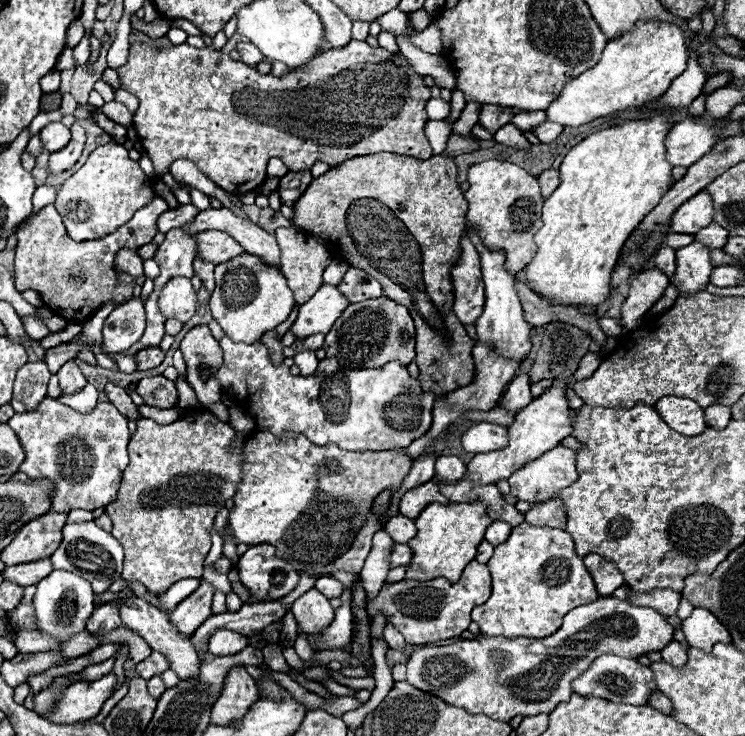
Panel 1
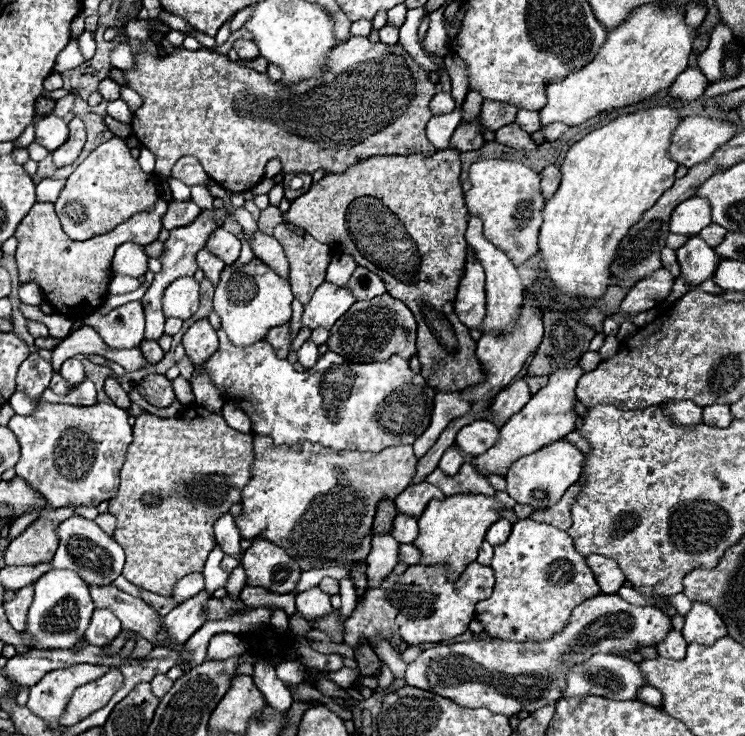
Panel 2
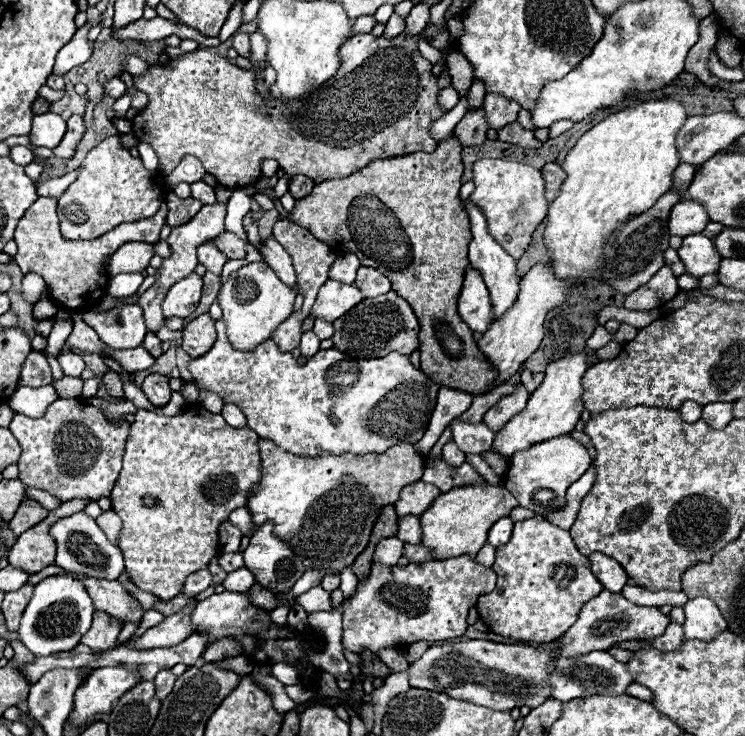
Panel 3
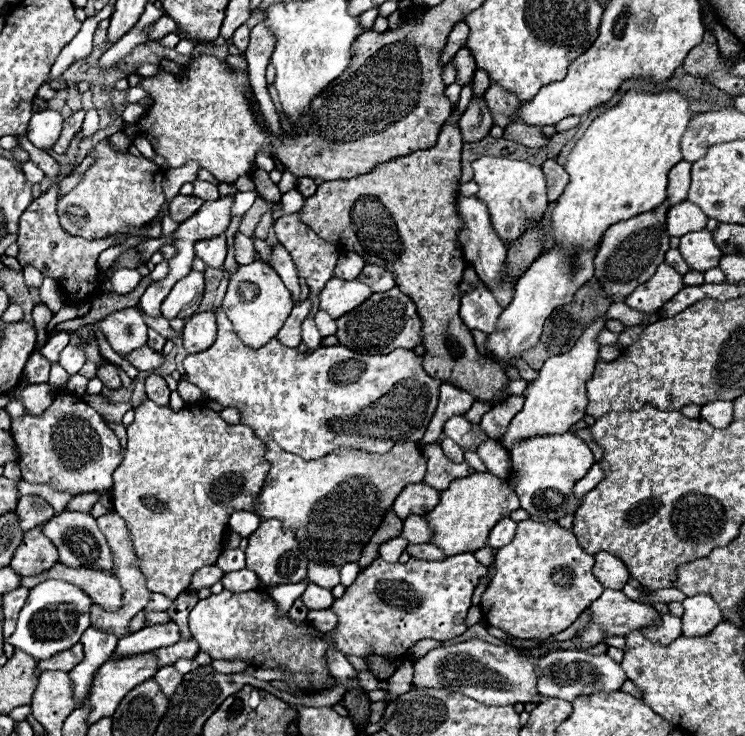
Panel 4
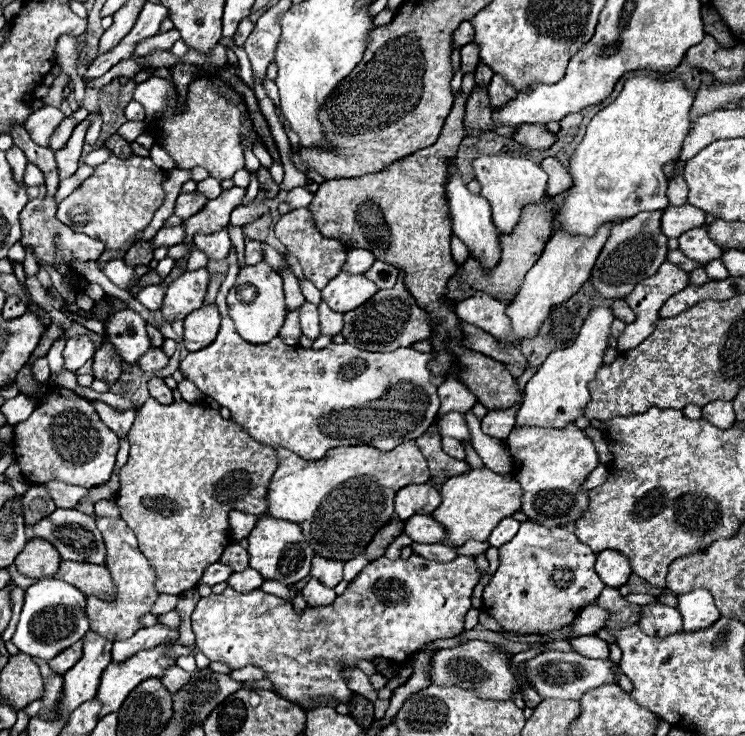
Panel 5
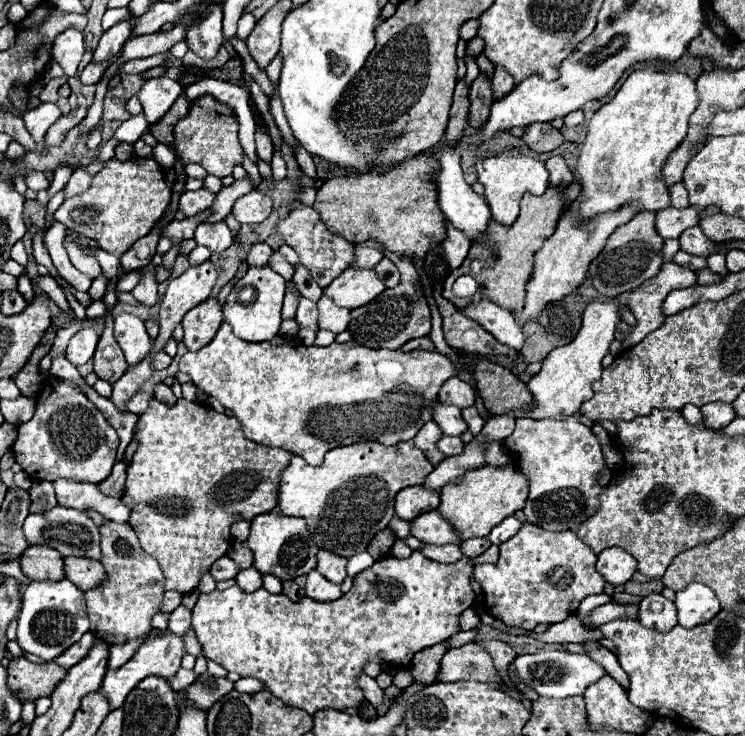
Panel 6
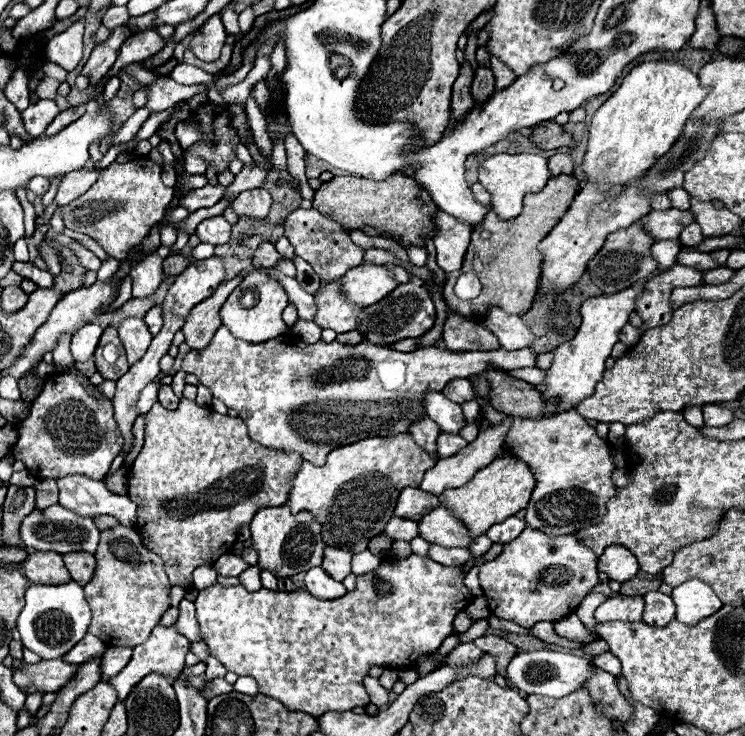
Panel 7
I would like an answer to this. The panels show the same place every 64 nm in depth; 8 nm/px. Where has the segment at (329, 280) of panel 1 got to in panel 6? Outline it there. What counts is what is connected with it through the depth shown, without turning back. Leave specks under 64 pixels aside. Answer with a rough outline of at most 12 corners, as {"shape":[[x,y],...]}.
{"shape":[[356,248],[350,268],[370,270],[382,260],[376,248]]}

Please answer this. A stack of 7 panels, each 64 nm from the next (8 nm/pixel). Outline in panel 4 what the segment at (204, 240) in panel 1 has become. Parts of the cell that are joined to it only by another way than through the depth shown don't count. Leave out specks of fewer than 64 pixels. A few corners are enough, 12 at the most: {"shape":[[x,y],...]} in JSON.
{"shape":[[234,234],[234,258],[238,264],[254,262],[252,238]]}

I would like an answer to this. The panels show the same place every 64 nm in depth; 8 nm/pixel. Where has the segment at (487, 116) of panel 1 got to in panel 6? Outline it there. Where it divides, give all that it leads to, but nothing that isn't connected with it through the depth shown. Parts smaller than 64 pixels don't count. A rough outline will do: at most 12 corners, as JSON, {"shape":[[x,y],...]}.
{"shape":[[504,68],[492,78],[494,100],[514,90],[514,80]]}

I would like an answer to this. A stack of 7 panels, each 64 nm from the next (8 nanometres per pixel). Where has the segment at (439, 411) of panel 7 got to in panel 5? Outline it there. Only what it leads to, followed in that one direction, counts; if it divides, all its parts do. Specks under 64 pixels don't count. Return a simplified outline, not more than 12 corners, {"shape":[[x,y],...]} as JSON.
{"shape":[[460,412],[440,418],[440,434],[460,442],[470,440],[466,418]]}

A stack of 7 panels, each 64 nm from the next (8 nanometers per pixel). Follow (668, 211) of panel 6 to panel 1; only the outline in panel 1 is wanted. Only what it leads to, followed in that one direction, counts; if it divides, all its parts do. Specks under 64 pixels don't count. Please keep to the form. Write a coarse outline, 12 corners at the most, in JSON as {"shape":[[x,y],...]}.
{"shape":[[702,190],[674,212],[670,230],[696,234],[712,222],[712,196]]}

